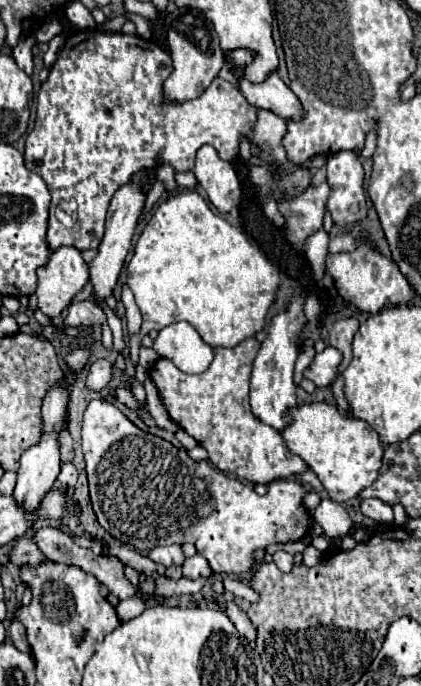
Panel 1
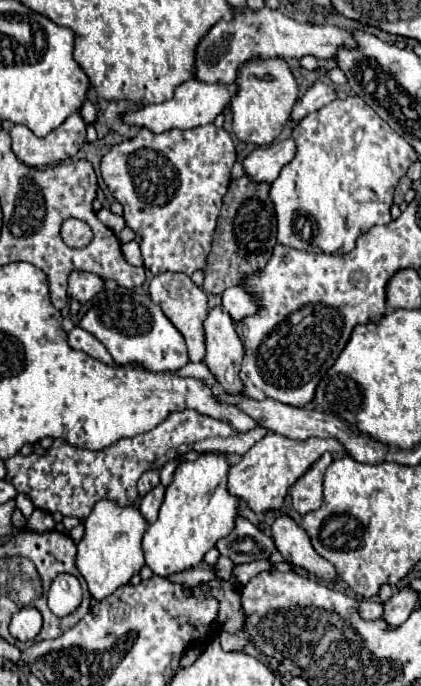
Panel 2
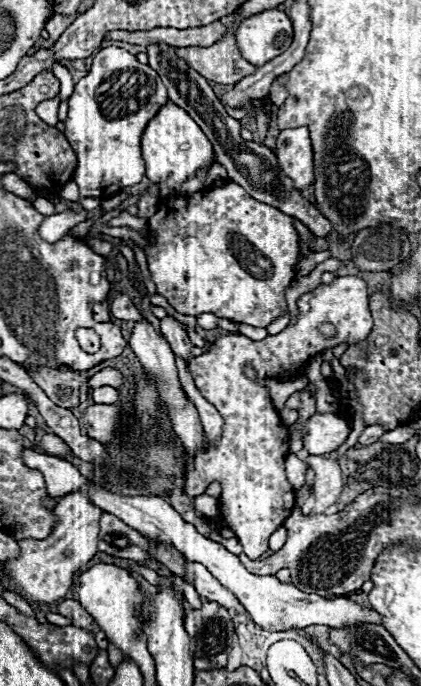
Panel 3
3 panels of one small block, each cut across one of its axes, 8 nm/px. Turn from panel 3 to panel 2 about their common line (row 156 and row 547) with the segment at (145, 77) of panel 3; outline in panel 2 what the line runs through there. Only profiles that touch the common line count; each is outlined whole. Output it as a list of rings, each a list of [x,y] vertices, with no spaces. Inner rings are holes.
[[[100,500],[92,514],[84,520],[84,538],[78,544],[76,566],[84,580],[88,582],[88,590],[92,598],[104,600],[116,588],[130,582],[134,574],[140,572],[144,566],[144,550],[142,550],[142,536],[148,528],[148,522],[138,512],[138,508],[128,506],[120,508],[116,502]]]

